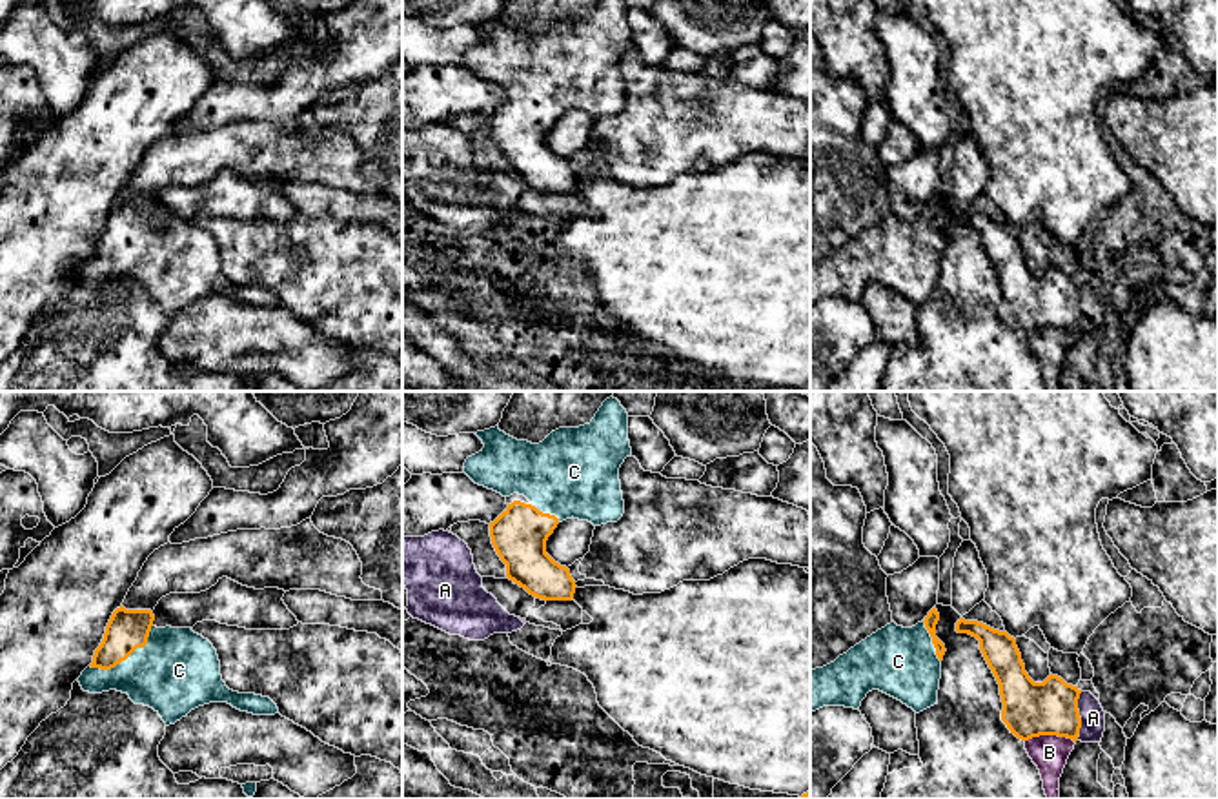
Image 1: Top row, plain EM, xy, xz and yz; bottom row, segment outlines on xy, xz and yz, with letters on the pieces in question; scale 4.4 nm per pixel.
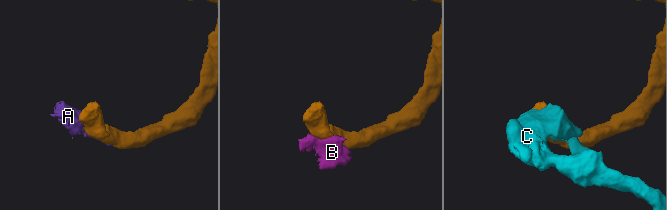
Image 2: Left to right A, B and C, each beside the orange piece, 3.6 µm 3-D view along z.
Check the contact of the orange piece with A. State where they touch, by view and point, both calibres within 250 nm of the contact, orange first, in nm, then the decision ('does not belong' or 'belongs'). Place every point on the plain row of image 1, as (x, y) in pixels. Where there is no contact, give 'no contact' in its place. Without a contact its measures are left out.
meets orange in yz at (1078, 306); 240 nm thick on the orange side, 110 nm on the other; does not belong

